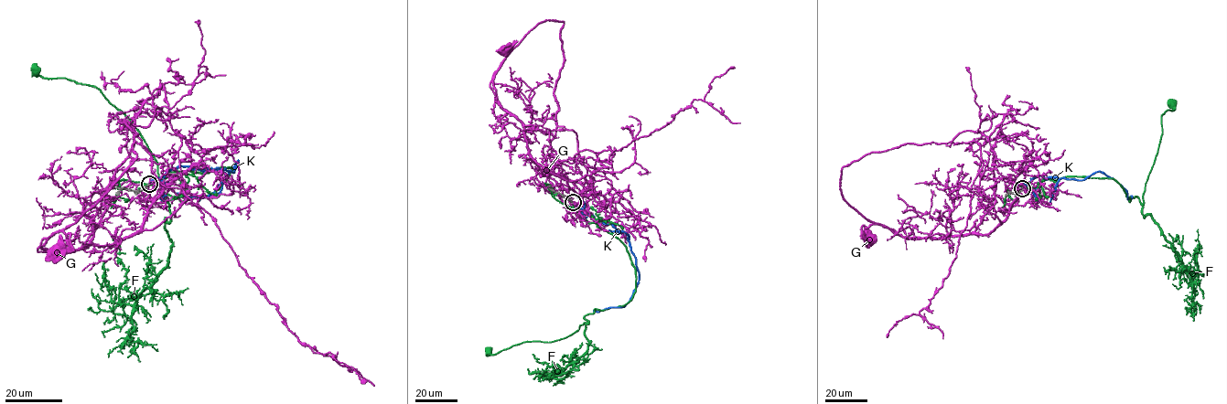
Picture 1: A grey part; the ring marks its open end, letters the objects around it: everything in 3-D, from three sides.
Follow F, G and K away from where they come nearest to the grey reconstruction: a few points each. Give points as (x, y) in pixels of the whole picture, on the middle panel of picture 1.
F: (573, 202), (587, 223), (626, 247), (636, 277), (631, 299), (595, 309), (568, 336), (489, 352)
G: (572, 202), (579, 205), (583, 196), (532, 157), (524, 125), (501, 106), (494, 75), (513, 41), (504, 50)
K: (573, 202), (595, 218), (611, 224), (627, 239), (639, 272), (639, 283), (625, 305), (598, 312), (593, 310)

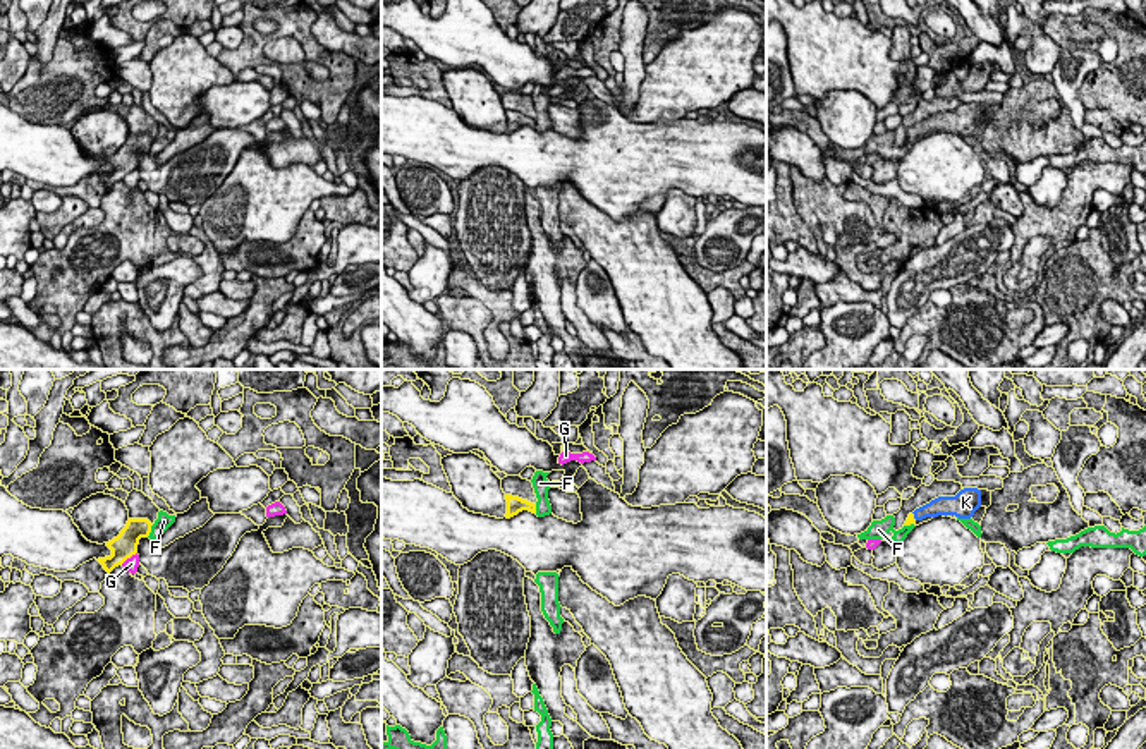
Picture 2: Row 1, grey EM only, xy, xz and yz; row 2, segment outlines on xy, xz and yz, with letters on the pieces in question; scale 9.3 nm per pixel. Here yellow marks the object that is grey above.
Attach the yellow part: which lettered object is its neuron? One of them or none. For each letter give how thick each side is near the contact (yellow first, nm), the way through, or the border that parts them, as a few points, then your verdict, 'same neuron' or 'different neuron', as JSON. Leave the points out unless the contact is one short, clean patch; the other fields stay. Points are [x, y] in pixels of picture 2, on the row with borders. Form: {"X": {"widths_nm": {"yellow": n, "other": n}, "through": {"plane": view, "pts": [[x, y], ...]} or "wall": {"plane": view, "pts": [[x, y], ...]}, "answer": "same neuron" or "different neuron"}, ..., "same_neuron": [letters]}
{"F": {"widths_nm": {"yellow": 200, "other": 140}, "wall": {"plane": "xy", "pts": [[153, 524], [146, 536]]}, "answer": "different neuron"}, "G": {"widths_nm": {"yellow": 240, "other": 130}, "wall": {"plane": "xy", "pts": [[136, 552], [121, 564]]}, "answer": "different neuron"}, "K": {"widths_nm": {"yellow": 70, "other": 160}, "through": {"plane": "yz", "pts": [[911, 519], [913, 516], [937, 507]]}, "answer": "same neuron"}, "same_neuron": ["K"]}

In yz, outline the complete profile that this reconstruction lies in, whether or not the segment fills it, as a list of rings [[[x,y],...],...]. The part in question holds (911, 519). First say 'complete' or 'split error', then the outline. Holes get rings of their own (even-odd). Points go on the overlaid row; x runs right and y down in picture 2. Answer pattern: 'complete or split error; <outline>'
split error; [[[964,488],[955,496],[938,496],[930,503],[909,514],[904,526],[916,524],[926,517],[955,515],[959,519],[971,519],[981,507],[981,490]]]

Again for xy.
complete; [[[129,519],[120,534],[107,543],[112,555],[98,558],[103,569],[110,574],[115,567],[136,555],[139,539],[149,536],[151,526],[148,519]]]

